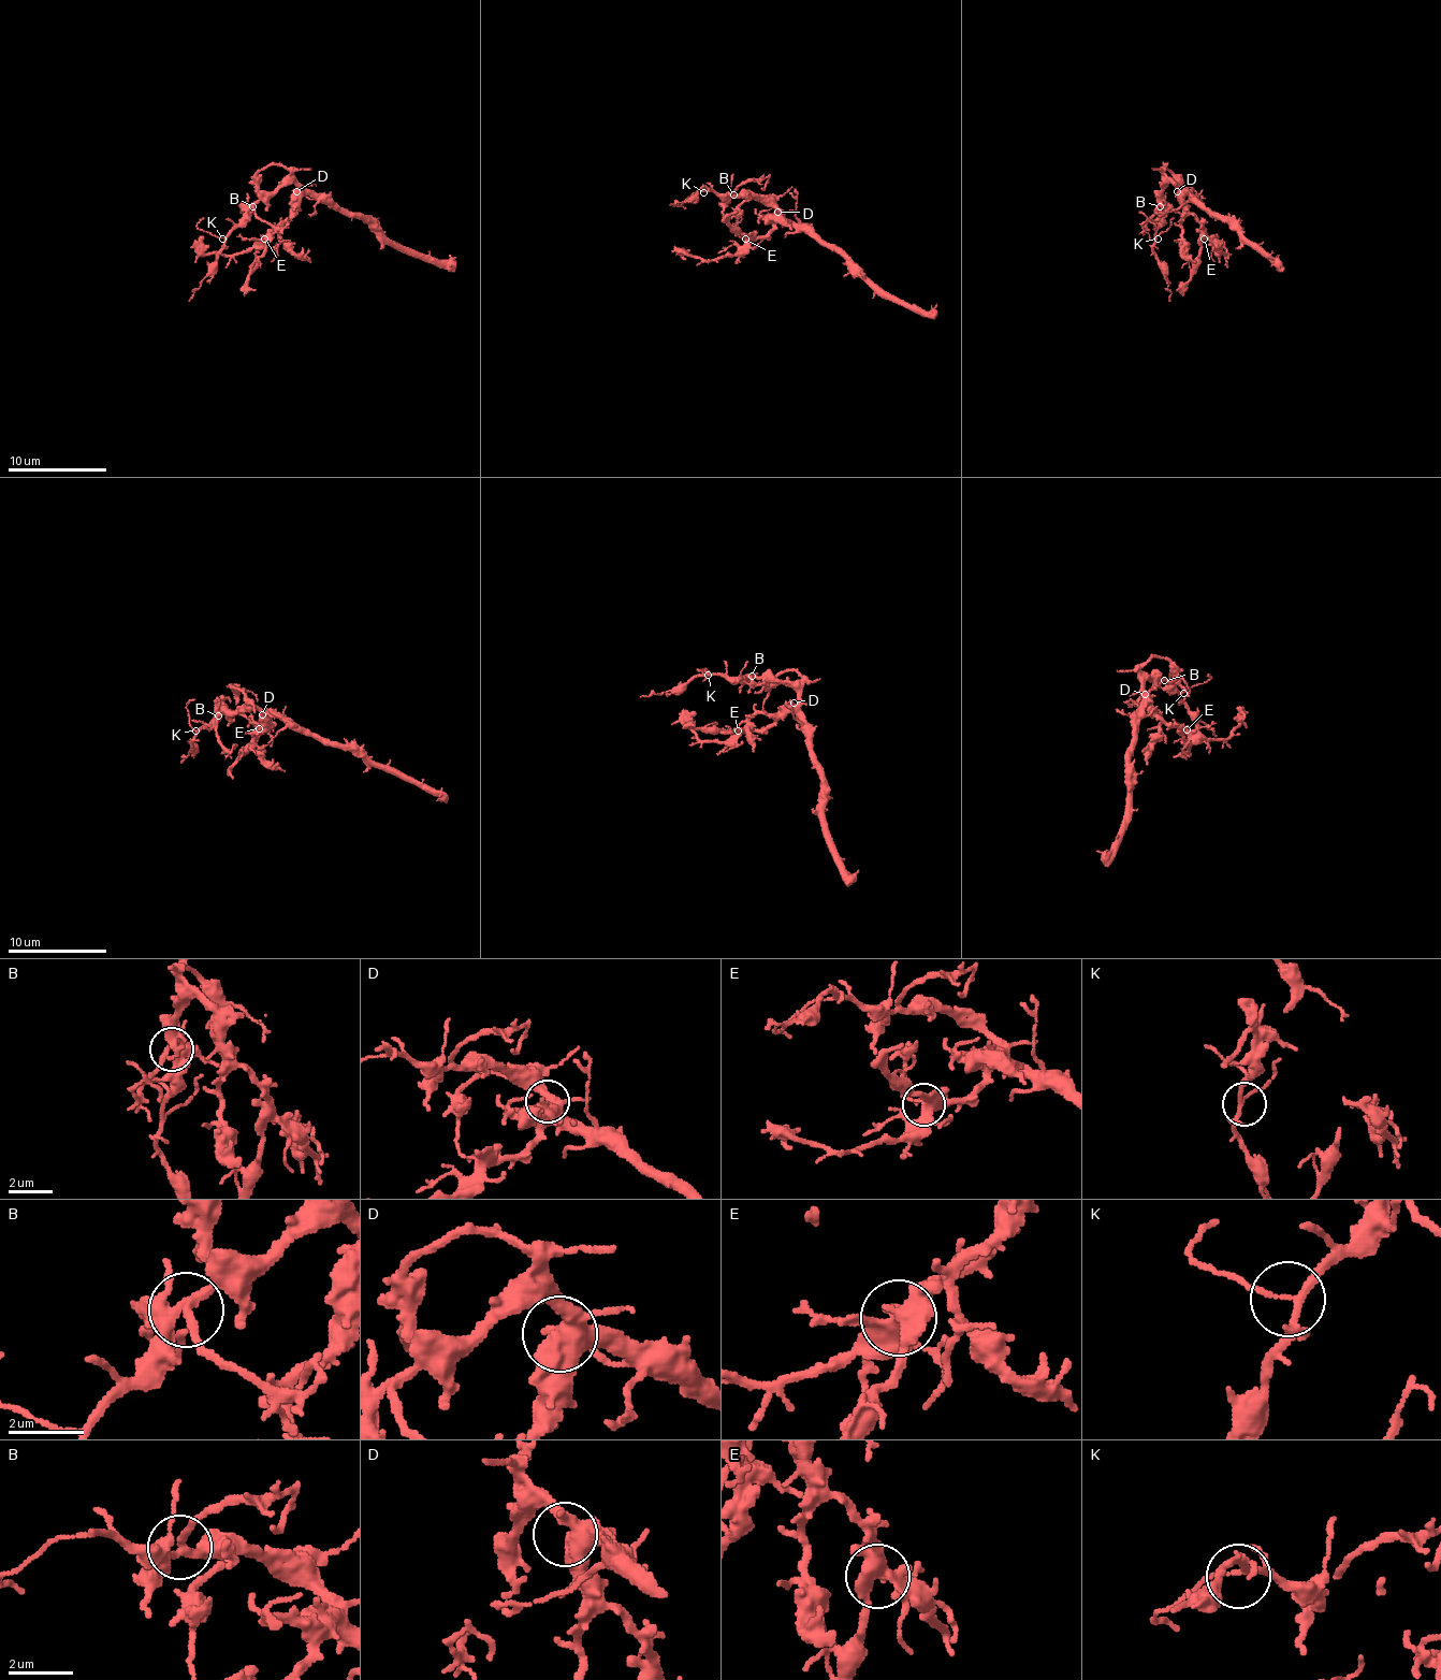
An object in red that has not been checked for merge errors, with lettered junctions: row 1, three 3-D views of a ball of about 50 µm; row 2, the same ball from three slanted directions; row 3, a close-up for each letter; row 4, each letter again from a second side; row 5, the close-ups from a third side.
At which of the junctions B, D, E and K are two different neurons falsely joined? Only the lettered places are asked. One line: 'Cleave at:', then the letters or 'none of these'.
Cleave at: none of these

